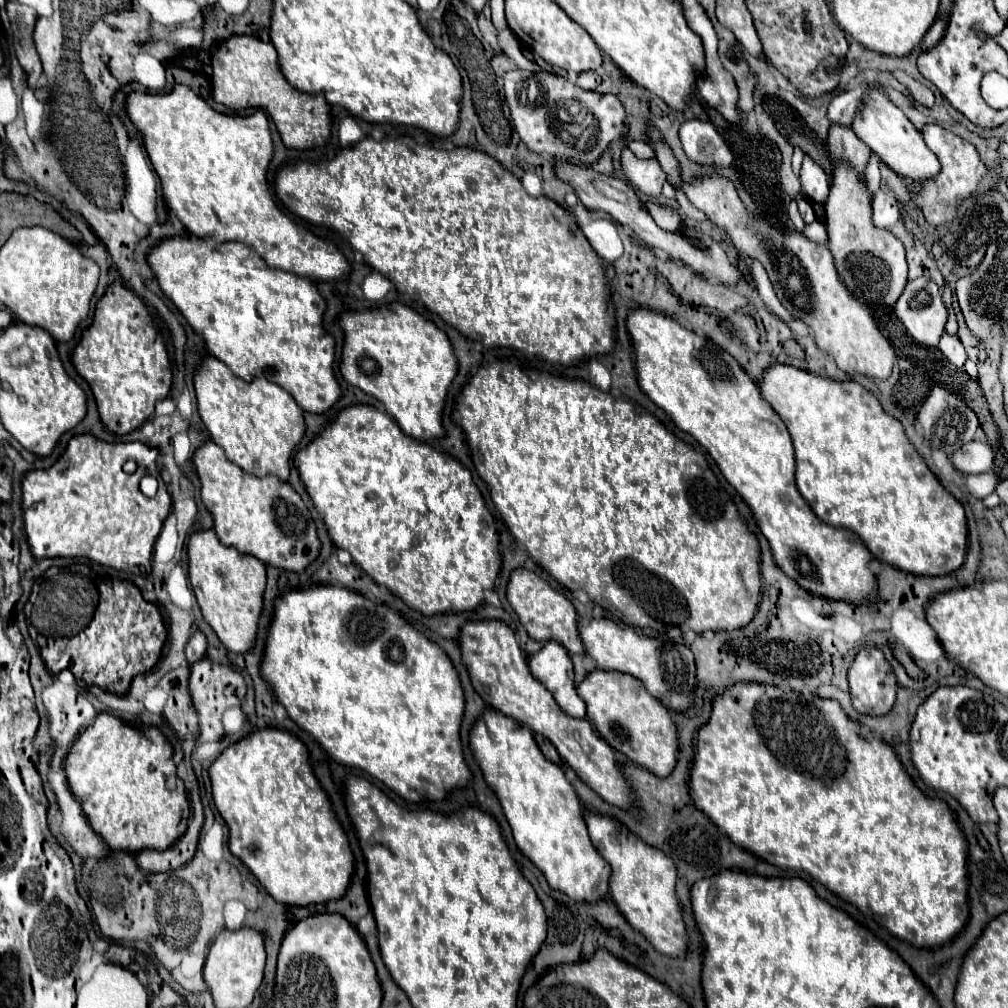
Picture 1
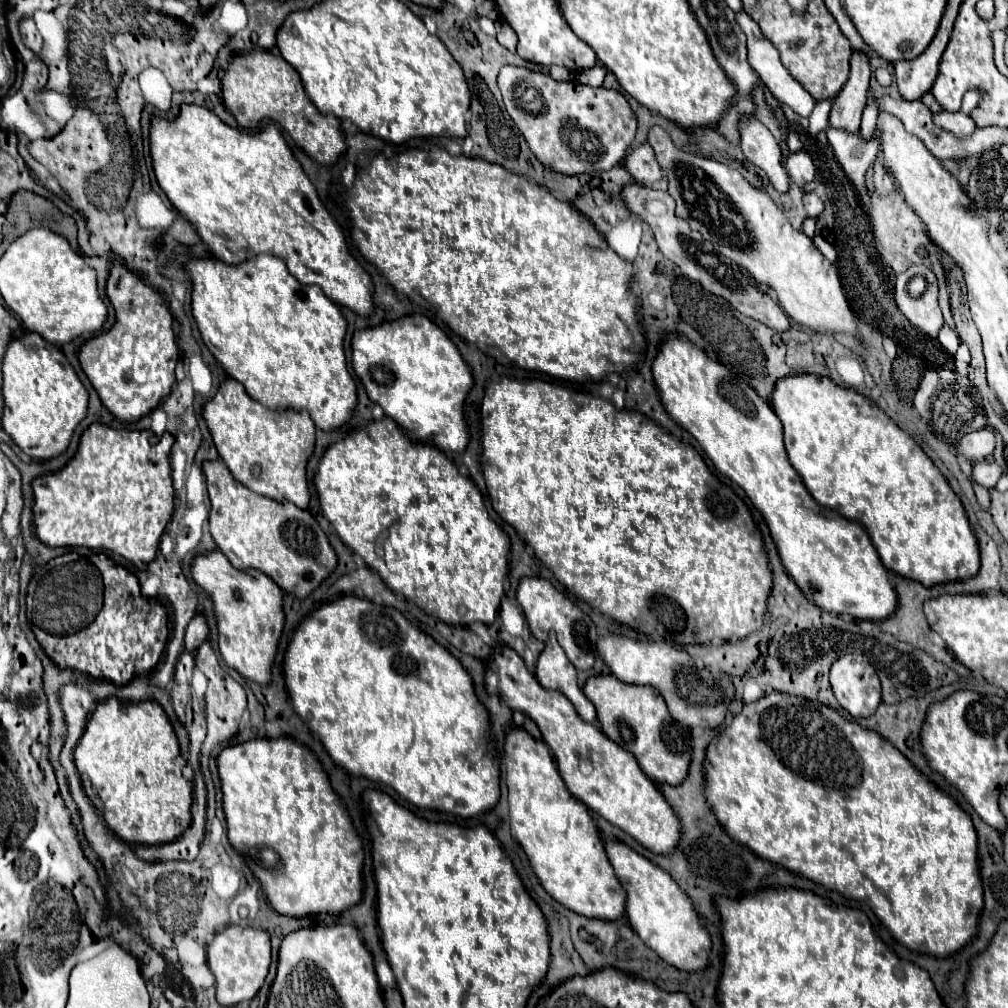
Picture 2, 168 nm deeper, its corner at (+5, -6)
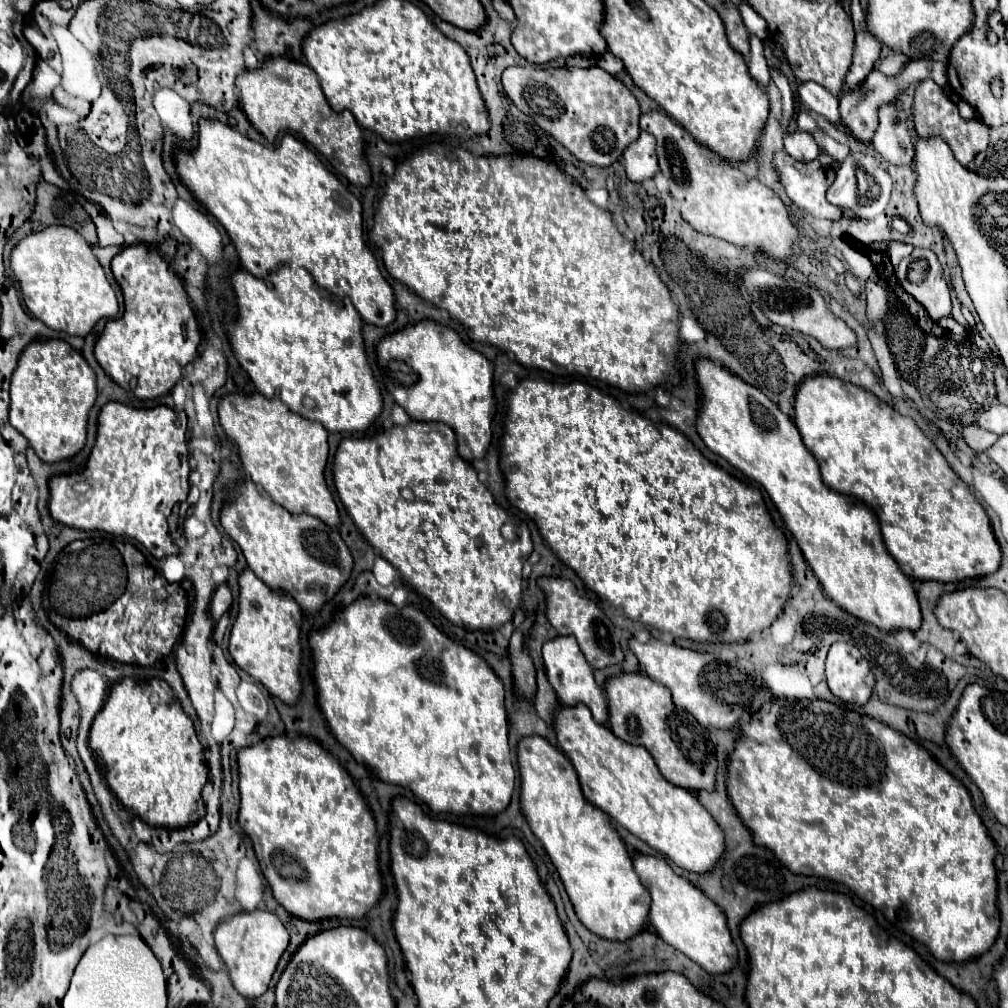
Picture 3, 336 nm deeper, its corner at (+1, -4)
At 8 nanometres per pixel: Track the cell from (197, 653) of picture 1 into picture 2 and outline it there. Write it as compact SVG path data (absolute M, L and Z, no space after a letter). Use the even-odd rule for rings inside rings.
M196 615L188 627L186 627L186 637L184 637L184 647L186 651L196 651L208 637L208 623L204 615Z

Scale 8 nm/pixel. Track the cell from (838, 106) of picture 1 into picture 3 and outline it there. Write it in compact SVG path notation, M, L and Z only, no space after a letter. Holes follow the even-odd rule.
M930 79L922 81L916 87L916 91L914 91L912 121L914 121L914 127L916 127L916 131L918 131L920 137L930 137L930 135L942 137L948 143L954 159L958 163L962 163L962 165L968 165L970 161L974 161L976 155L982 153L988 147L988 143L990 143L990 127L984 125L984 123L978 123L978 121L966 121L966 119L962 119L960 113L958 113L956 103L952 103L942 93L942 89L934 81L930 81Z

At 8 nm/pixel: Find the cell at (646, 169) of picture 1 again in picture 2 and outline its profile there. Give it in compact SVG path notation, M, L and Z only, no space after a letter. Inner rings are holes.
M648 143L630 151L624 159L624 167L636 179L636 183L640 183L644 187L652 187L662 177L662 169L658 167L654 149Z

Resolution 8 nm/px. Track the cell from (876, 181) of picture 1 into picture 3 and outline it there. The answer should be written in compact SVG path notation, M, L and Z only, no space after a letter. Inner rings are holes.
M893 51L880 64L879 70L885 76L893 76L900 72L901 68L909 61L909 58L902 53Z

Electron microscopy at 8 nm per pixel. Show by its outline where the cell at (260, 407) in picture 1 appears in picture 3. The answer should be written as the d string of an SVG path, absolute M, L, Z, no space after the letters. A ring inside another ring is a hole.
M230 393L230 395L226 395L220 401L218 415L220 415L220 425L226 433L226 437L238 449L238 457L240 457L244 469L248 471L248 477L256 485L262 485L278 505L282 505L284 509L288 509L290 513L296 513L296 515L308 513L312 517L318 517L330 527L336 527L340 523L338 507L336 507L336 503L326 487L326 481L324 481L324 467L326 467L326 459L328 459L328 431L322 427L322 423L308 421L306 417L288 411L288 407L282 401L266 399L258 393L252 393L252 395Z

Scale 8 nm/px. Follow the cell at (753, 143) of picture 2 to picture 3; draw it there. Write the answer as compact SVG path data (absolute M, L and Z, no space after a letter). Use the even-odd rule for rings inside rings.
M774 153L772 155L772 163L774 163L774 171L778 175L778 181L782 183L782 187L786 189L788 197L806 213L814 215L814 217L822 217L822 219L840 219L842 217L842 209L834 207L826 201L826 191L832 185L834 177L836 177L836 169L838 163L830 157L818 155L818 159L810 161L810 163L796 163L788 153Z

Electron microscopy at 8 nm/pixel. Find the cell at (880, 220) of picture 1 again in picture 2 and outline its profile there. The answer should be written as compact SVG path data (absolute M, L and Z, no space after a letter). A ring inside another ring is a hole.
M878 155L878 159L874 161L874 183L876 183L876 191L880 195L886 195L886 191L894 189L894 177L888 169L884 169L882 155Z

